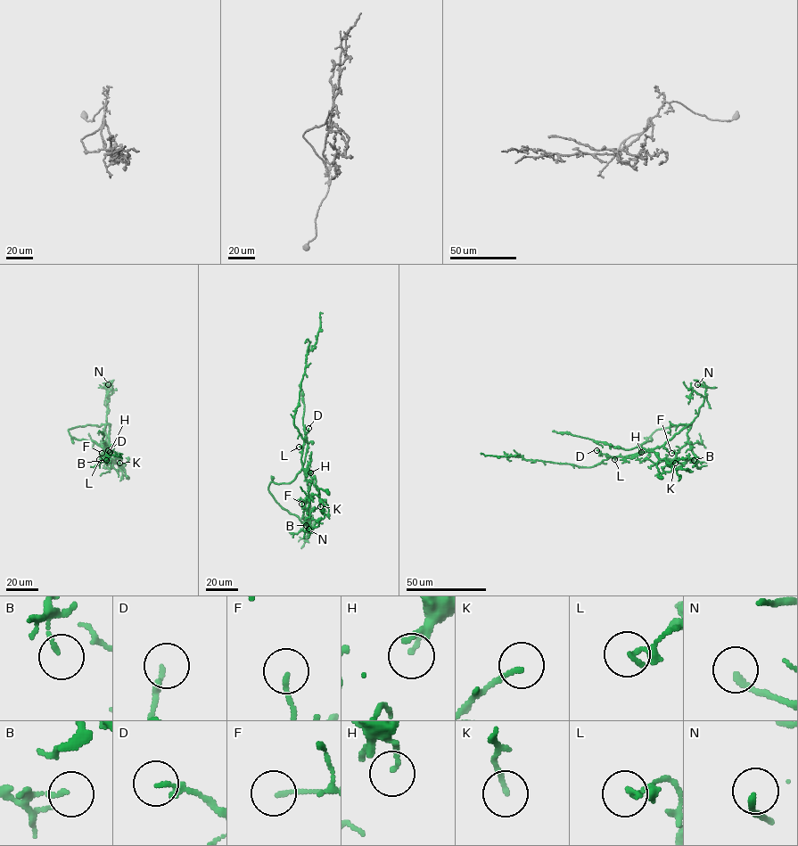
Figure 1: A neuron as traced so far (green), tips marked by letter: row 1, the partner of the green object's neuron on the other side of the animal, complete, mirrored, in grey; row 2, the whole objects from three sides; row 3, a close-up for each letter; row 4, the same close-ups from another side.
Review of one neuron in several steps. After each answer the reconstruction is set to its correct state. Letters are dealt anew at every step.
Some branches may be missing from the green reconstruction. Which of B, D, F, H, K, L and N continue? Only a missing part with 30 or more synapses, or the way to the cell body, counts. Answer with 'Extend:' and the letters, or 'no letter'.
Extend: no letter

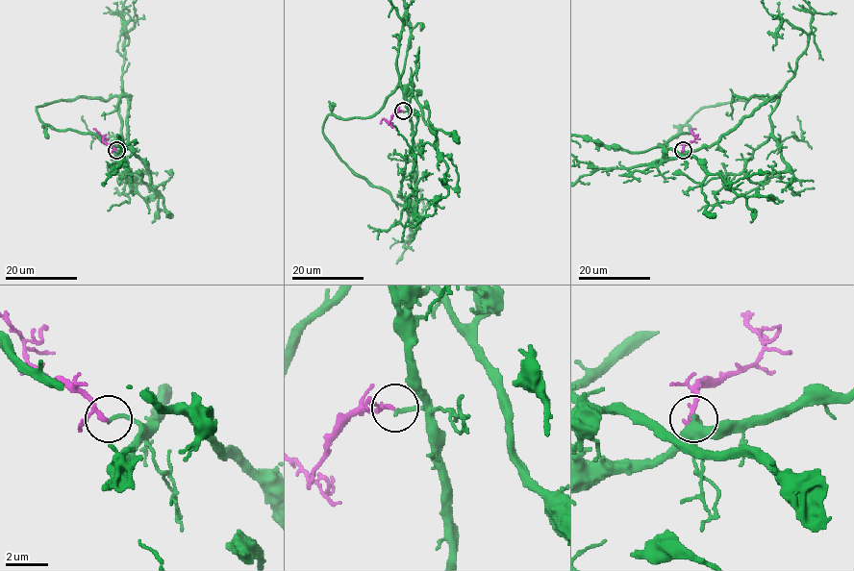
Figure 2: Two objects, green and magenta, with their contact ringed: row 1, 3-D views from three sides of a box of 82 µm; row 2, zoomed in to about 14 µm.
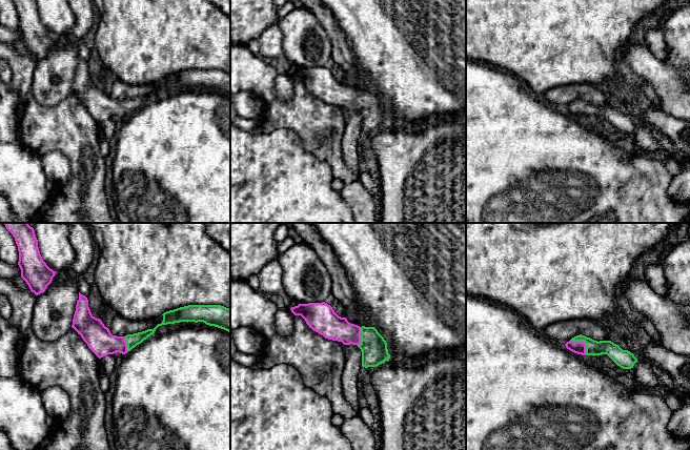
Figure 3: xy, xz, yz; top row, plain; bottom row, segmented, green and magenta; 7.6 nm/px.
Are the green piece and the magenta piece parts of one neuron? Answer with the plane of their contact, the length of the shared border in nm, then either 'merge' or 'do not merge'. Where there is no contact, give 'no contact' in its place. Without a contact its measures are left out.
contact in yz; length 170 nm; merge

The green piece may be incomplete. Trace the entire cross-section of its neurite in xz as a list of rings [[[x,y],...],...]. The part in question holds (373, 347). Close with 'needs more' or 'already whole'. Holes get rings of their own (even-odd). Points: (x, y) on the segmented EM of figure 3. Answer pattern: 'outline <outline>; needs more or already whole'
outline [[[325,302],[299,304],[290,310],[295,315],[301,315],[309,328],[325,339],[357,345],[362,351],[362,367],[377,367],[390,359],[387,343],[374,327],[349,323]]]; needs more

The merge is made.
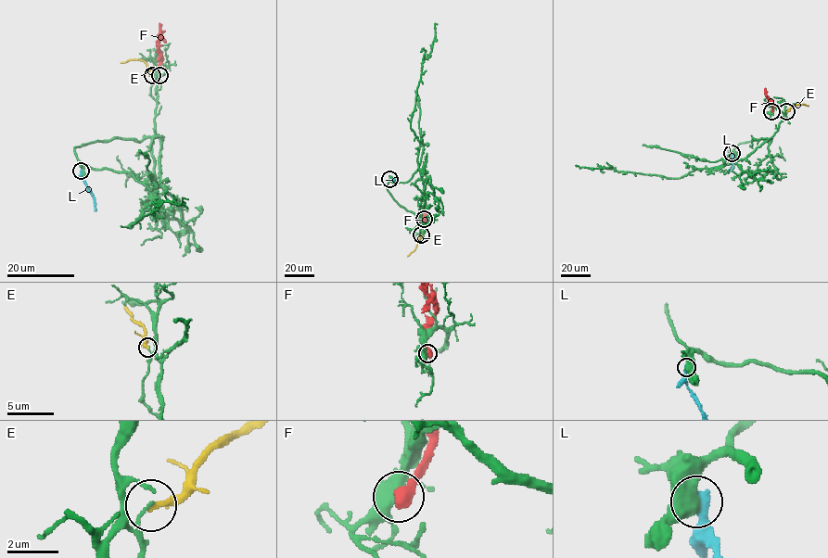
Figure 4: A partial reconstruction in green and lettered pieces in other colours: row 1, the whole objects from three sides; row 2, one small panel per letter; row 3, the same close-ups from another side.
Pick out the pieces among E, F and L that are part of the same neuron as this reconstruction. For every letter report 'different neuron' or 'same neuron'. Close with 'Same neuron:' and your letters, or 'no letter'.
E: different neuron
F: different neuron
L: different neuron
Same neuron: no letter

